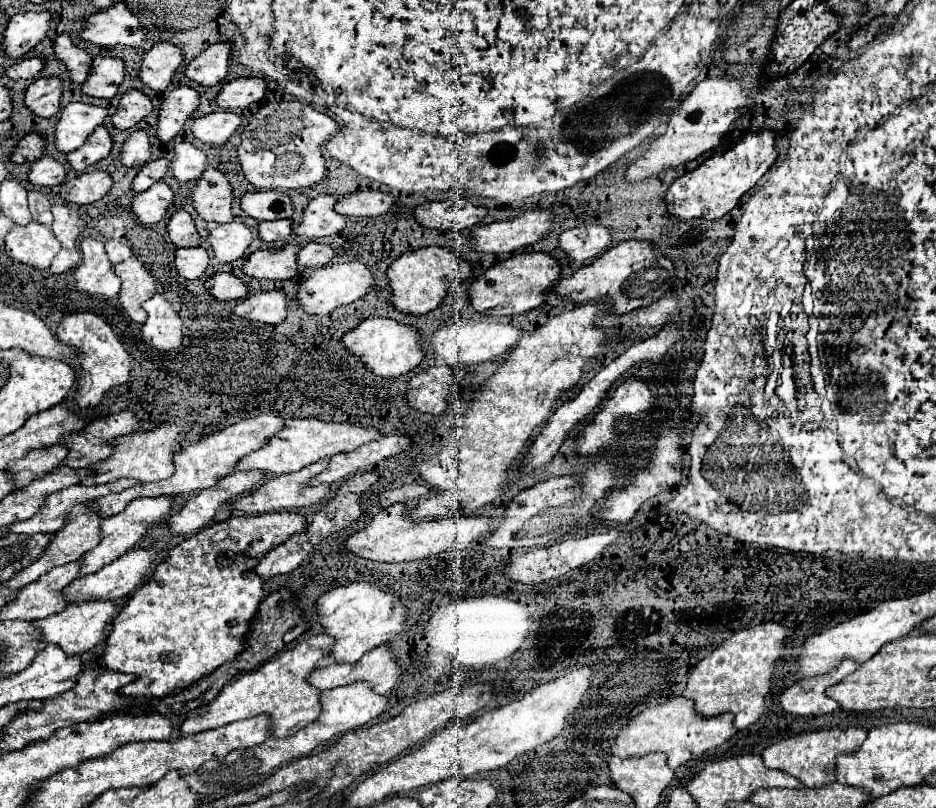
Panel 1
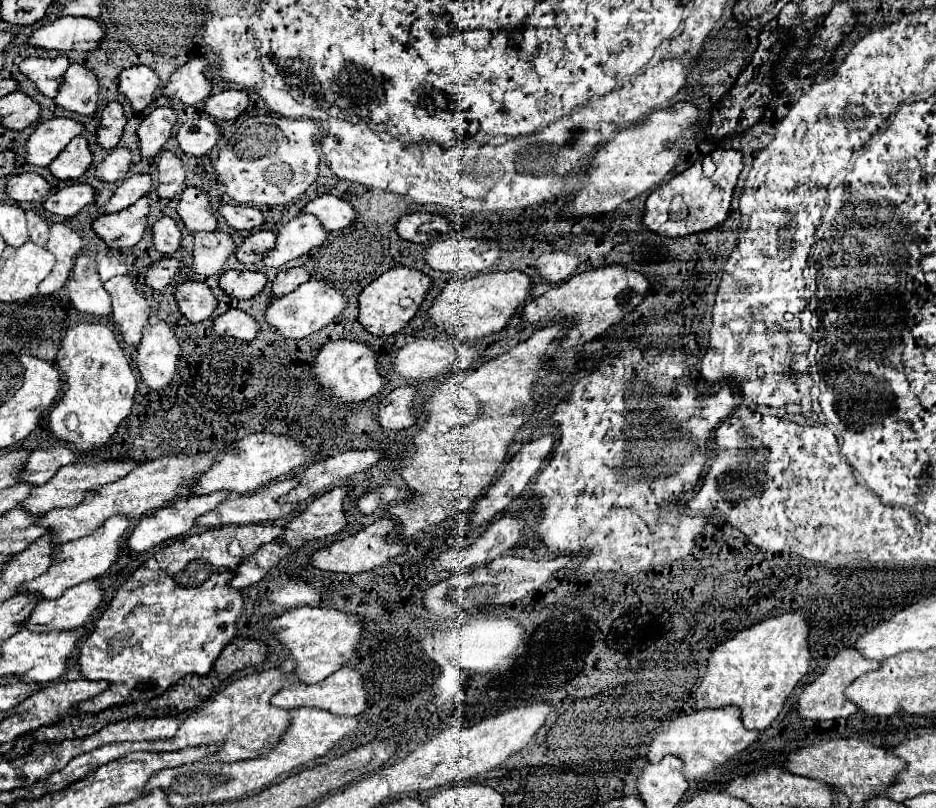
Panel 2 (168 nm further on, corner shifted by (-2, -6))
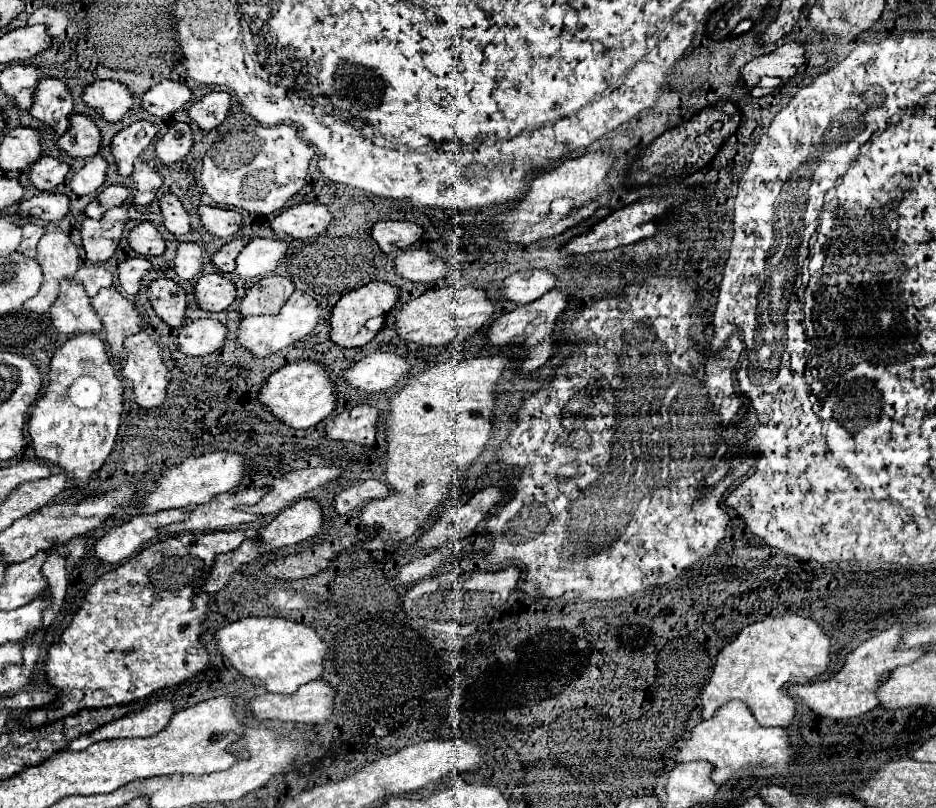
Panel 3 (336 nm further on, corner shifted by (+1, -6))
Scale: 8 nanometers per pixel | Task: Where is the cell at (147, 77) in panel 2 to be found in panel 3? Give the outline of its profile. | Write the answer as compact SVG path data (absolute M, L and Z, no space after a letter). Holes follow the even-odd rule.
M101 80L85 86L81 98L107 122L119 122L123 114L133 106L133 96L127 86L113 80Z

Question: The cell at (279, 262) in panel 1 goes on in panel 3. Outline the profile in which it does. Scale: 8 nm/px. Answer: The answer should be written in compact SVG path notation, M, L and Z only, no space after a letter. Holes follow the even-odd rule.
M205 274L195 282L193 294L201 310L221 312L235 300L235 284L221 274Z

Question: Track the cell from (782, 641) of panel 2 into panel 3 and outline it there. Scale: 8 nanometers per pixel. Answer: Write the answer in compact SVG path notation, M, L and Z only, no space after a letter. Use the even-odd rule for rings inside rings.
M787 614L781 618L765 618L761 622L749 624L717 656L717 662L713 666L713 676L711 676L709 684L703 688L703 692L705 692L705 696L701 698L703 718L711 718L723 704L737 698L749 706L749 710L755 714L759 724L789 726L797 714L795 700L789 696L789 686L811 682L813 678L823 674L829 668L829 664L831 664L831 644L829 644L827 634L819 628L819 624L815 620L799 616L799 614Z

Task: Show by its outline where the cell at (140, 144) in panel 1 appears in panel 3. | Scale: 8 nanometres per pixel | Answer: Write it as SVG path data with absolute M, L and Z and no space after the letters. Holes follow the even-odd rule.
M97 154L97 156L89 158L87 164L71 176L69 188L77 196L93 194L101 188L103 180L105 180L105 174L107 174L107 162Z

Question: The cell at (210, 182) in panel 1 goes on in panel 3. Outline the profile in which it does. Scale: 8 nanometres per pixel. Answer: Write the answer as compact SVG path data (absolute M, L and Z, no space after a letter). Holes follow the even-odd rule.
M163 194L159 198L159 208L163 214L163 224L171 234L179 236L189 232L189 214L173 194Z

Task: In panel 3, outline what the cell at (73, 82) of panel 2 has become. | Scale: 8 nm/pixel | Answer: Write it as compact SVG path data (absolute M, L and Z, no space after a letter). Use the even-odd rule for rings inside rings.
M43 78L35 86L35 100L29 114L43 124L51 126L55 134L63 134L69 128L69 116L73 110L73 98L69 88L61 80Z

